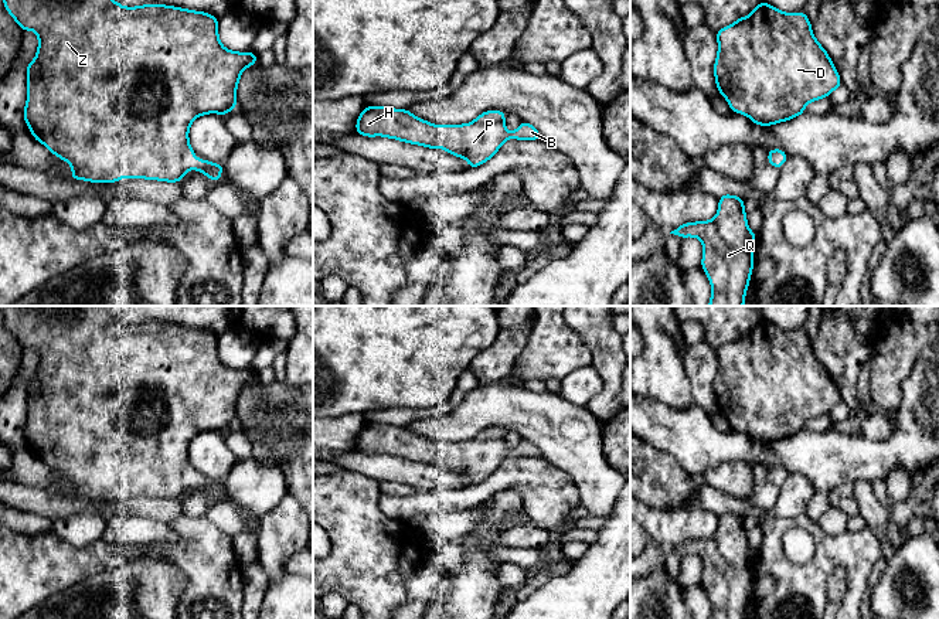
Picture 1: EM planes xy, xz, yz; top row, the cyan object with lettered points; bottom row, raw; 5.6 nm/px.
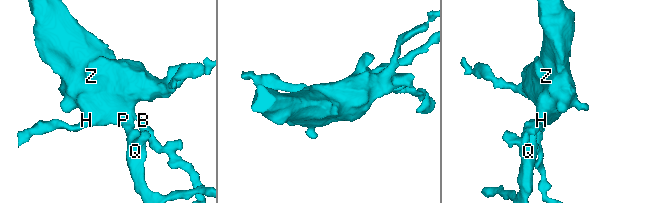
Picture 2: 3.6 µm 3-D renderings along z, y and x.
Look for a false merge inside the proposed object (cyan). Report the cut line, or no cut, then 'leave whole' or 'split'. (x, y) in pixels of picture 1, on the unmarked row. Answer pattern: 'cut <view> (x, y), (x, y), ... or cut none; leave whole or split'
cut none; leave whole

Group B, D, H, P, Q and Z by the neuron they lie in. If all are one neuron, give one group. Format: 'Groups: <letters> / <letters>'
Groups: B D H P Q Z

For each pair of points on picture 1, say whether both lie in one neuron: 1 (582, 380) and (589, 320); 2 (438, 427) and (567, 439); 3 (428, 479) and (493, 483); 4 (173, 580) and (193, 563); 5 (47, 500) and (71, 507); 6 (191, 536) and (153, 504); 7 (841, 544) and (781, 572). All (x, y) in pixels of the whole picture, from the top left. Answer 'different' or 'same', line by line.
1: different
2: same
3: different
4: different
5: same
6: different
7: same

